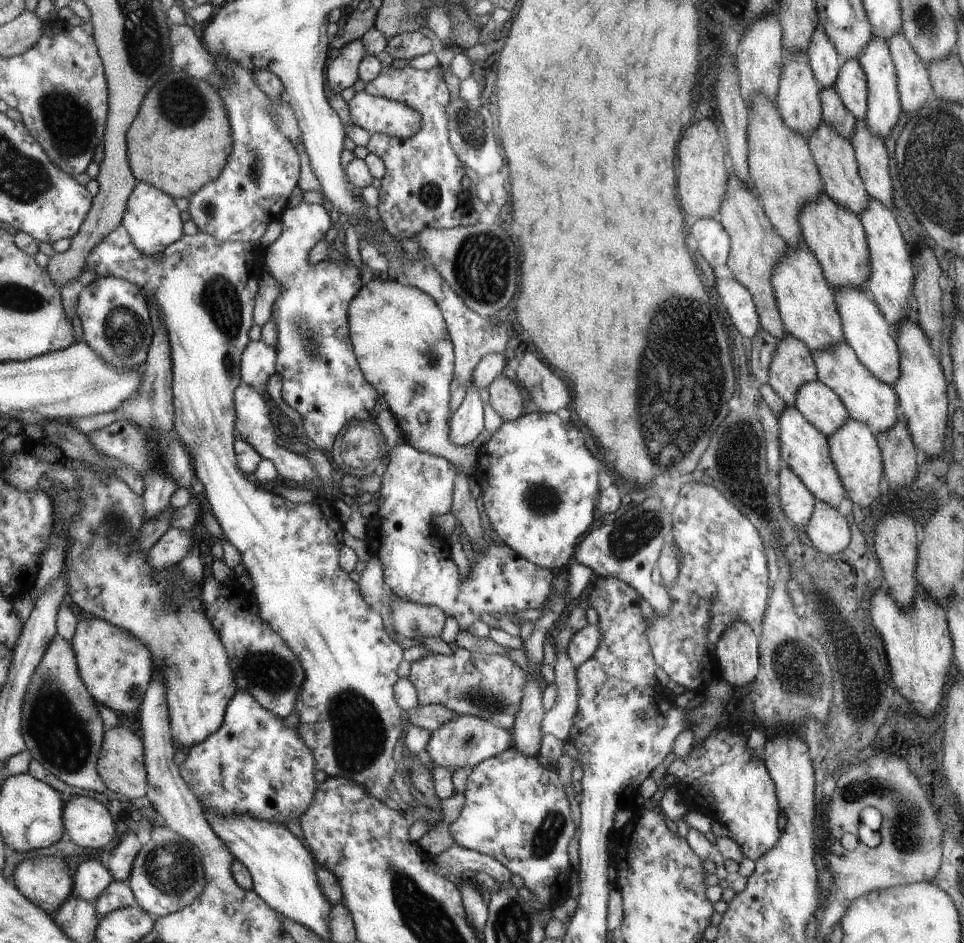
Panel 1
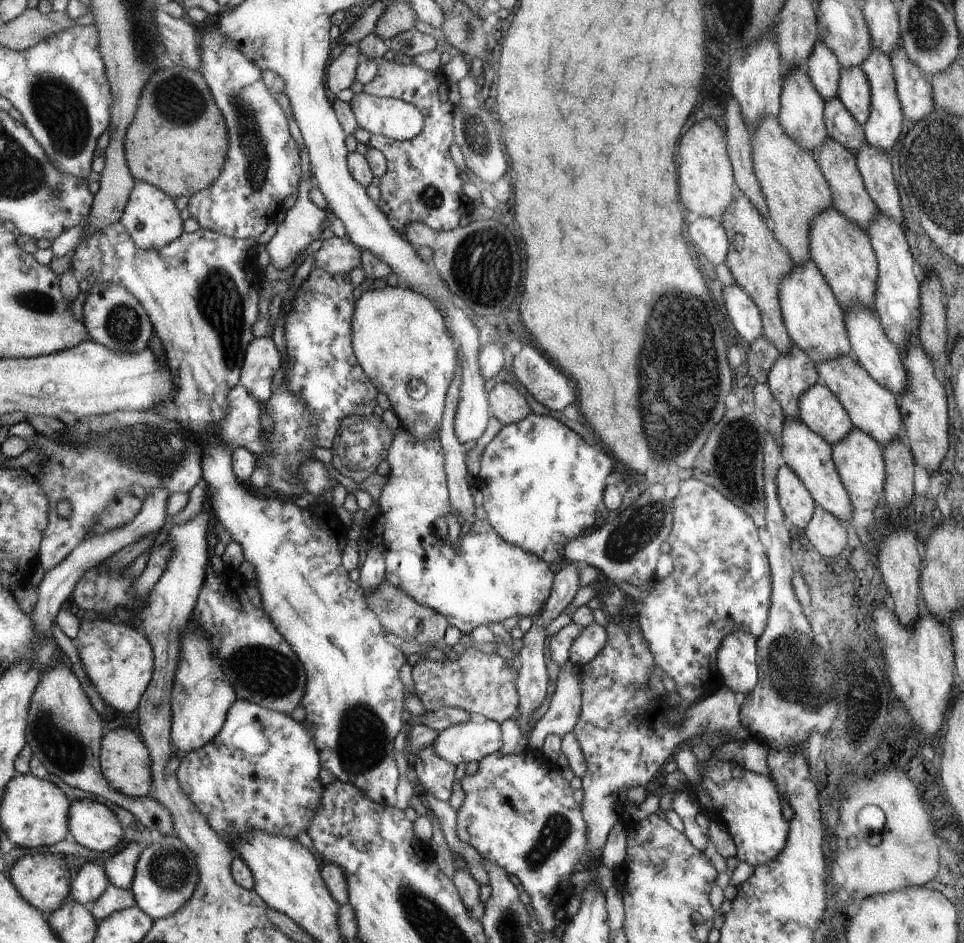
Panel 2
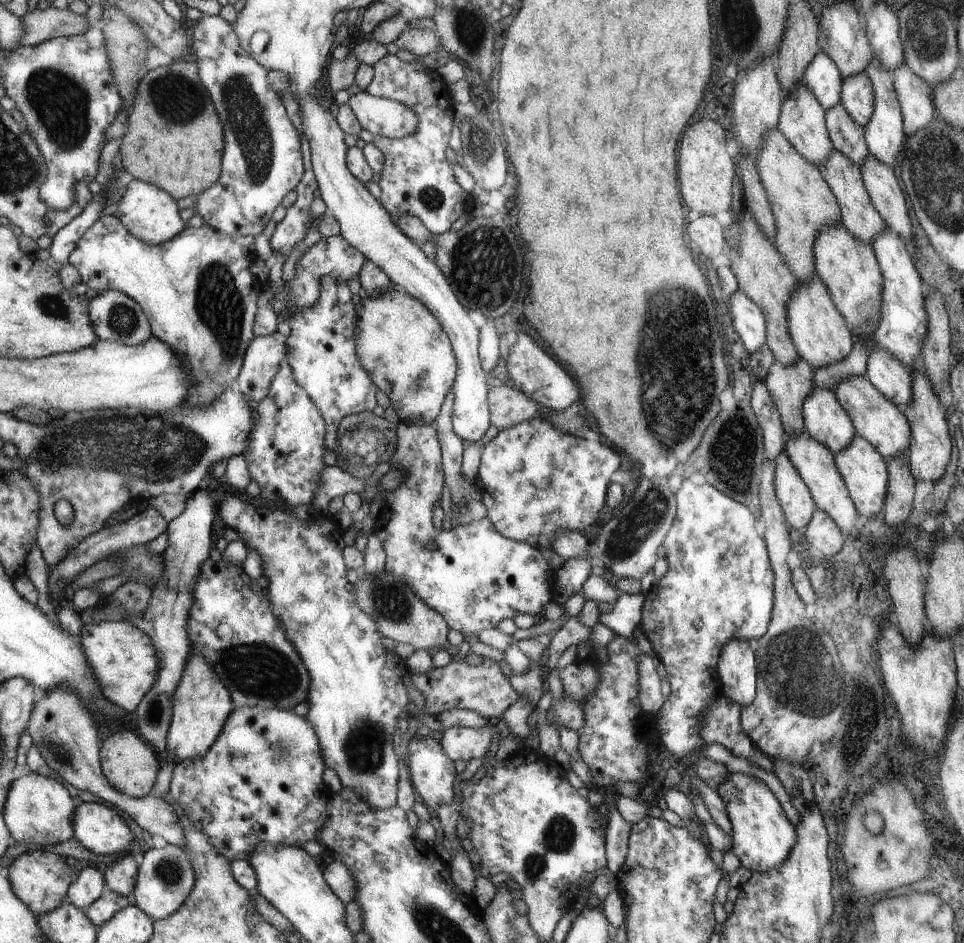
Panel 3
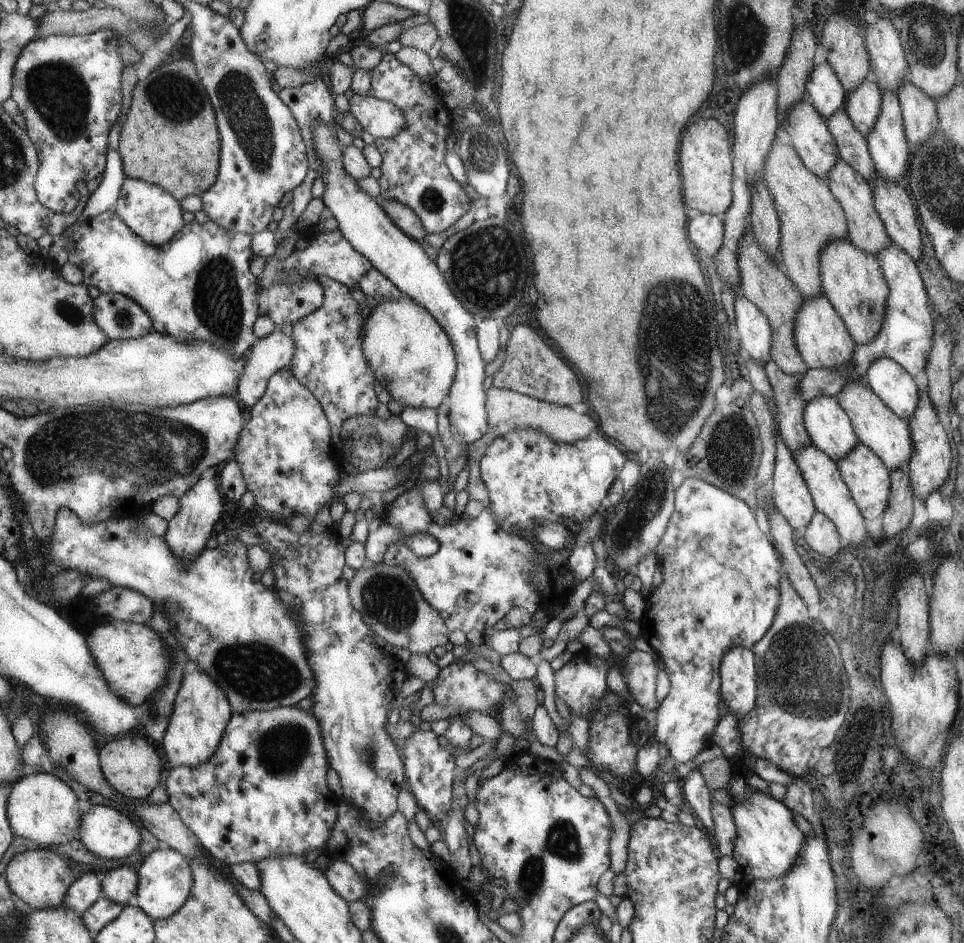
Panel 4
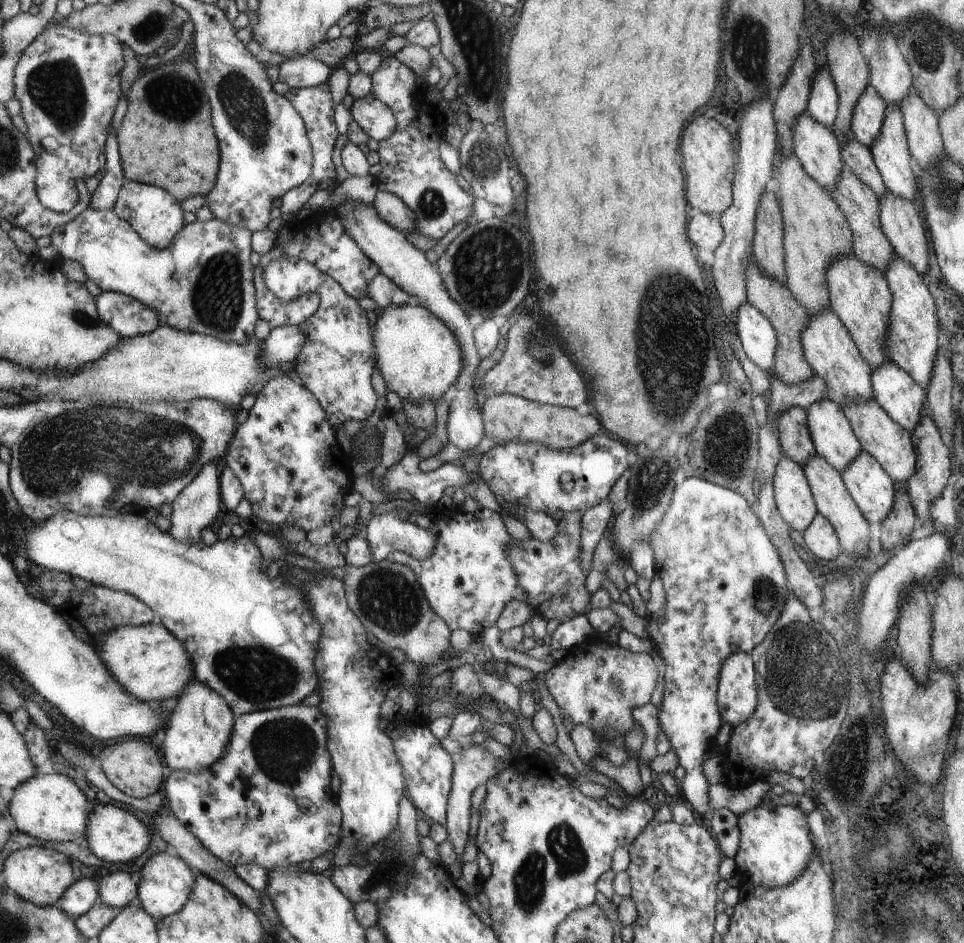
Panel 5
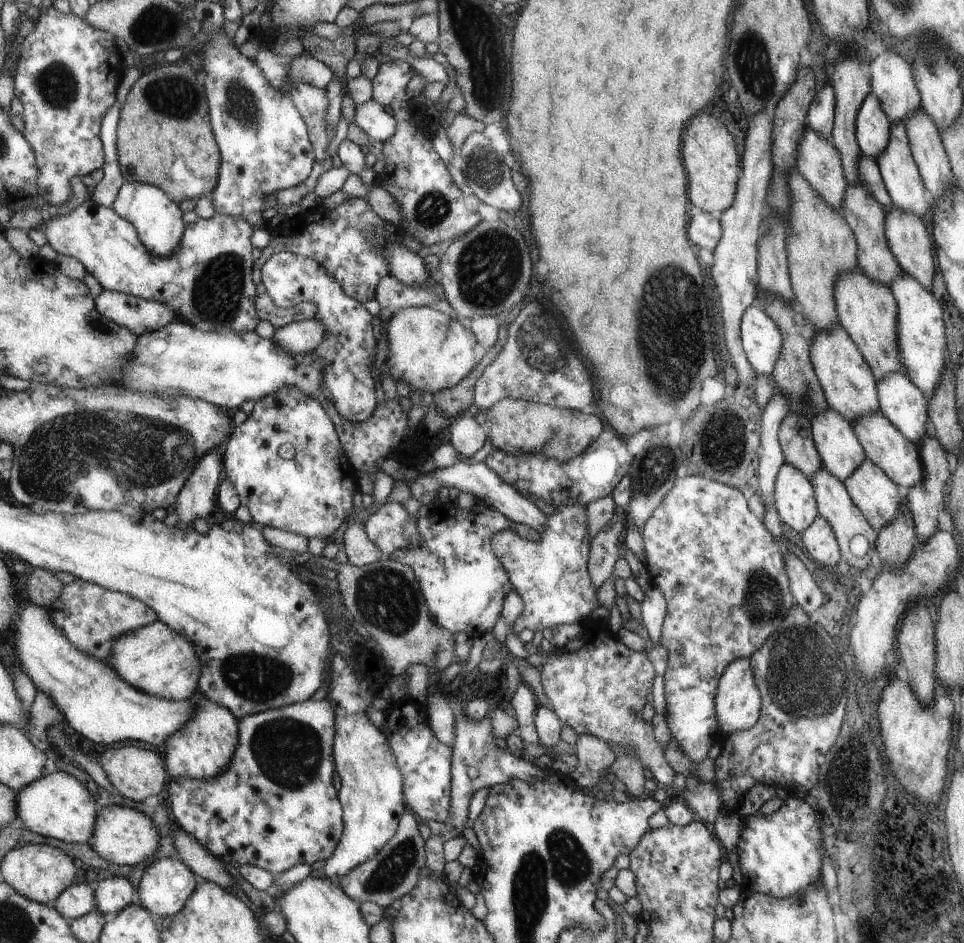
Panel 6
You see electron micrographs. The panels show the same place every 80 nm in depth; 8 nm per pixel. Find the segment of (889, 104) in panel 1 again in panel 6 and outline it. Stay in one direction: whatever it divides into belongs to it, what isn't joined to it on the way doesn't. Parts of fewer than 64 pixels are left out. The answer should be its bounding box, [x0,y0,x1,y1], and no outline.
[875,122,929,216]

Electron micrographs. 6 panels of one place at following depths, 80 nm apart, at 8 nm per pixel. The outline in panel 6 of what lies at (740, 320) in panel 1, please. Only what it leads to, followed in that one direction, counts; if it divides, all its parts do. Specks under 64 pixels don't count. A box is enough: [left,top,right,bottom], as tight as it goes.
[741,303,782,375]

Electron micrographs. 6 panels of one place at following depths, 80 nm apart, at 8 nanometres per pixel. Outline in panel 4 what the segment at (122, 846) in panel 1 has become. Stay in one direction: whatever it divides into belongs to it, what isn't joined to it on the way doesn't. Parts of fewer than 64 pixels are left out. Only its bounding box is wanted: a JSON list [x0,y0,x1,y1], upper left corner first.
[102,864,139,906]

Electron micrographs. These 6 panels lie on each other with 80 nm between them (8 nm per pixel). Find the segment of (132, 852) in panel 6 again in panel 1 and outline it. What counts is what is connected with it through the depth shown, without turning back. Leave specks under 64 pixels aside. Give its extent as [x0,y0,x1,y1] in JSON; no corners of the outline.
[65,796,117,848]

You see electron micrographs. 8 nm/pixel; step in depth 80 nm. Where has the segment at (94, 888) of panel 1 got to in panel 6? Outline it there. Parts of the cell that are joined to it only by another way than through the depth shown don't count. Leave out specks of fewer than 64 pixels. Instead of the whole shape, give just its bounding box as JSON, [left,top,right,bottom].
[53,880,96,921]

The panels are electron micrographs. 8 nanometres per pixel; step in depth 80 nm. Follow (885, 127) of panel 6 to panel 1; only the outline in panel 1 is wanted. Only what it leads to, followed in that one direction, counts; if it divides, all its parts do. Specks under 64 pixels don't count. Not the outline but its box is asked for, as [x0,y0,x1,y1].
[833,59,866,120]

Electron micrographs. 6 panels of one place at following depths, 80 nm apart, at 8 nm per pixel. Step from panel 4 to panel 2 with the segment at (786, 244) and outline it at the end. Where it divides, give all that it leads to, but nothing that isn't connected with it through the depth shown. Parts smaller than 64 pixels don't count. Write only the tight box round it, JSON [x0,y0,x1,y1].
[750,116,834,266]

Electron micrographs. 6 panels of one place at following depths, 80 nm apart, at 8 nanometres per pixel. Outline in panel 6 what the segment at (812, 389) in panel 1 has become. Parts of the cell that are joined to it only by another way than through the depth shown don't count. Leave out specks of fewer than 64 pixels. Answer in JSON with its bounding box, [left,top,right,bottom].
[810,406,866,482]

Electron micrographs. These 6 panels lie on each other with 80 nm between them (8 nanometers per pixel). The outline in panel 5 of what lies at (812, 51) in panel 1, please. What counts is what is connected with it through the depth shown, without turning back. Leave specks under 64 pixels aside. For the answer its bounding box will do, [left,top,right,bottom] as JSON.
[806,67,838,129]

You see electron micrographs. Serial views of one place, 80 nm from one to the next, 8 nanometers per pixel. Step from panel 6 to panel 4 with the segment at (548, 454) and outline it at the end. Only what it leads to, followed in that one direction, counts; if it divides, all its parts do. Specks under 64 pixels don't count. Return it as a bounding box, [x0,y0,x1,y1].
[464,386,595,492]

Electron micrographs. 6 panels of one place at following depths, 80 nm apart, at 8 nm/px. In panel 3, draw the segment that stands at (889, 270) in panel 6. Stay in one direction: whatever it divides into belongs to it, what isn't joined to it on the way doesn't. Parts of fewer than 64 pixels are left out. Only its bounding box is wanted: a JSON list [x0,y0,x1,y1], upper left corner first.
[819,148,885,244]

